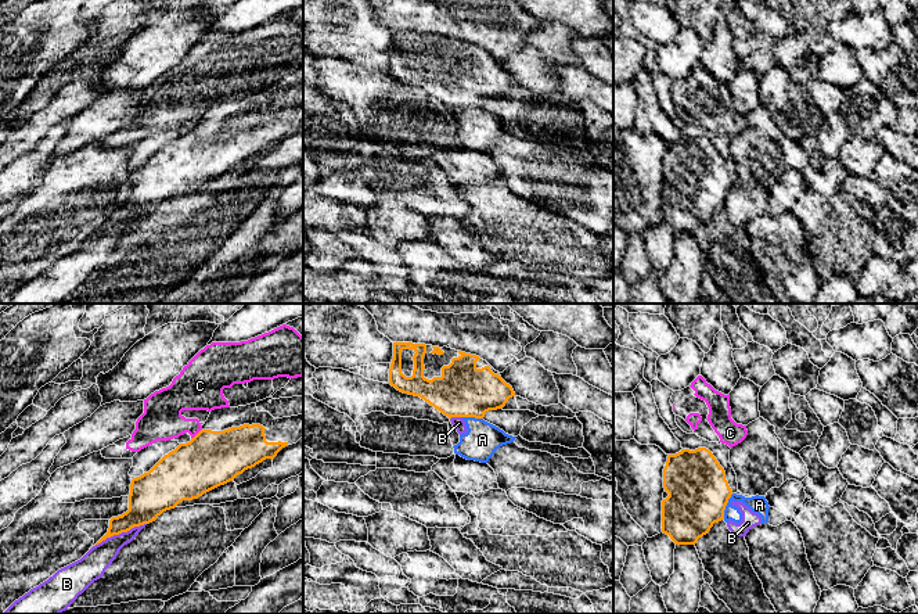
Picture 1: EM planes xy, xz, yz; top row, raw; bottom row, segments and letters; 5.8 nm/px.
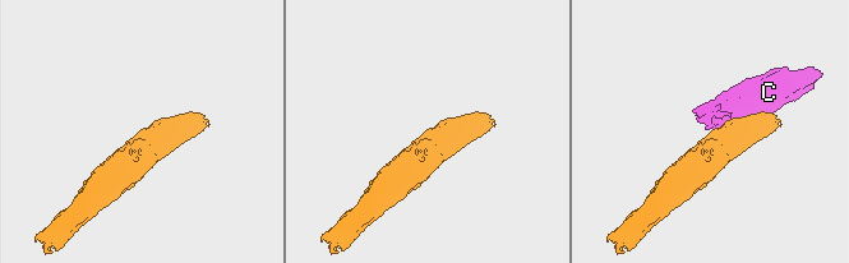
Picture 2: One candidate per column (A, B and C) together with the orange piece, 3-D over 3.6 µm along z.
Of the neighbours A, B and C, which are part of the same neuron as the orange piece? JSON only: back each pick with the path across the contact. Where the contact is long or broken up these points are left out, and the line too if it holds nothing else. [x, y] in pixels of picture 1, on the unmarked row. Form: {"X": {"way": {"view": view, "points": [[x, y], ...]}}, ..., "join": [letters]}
{"join": []}

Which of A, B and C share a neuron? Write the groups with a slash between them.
A B / C

